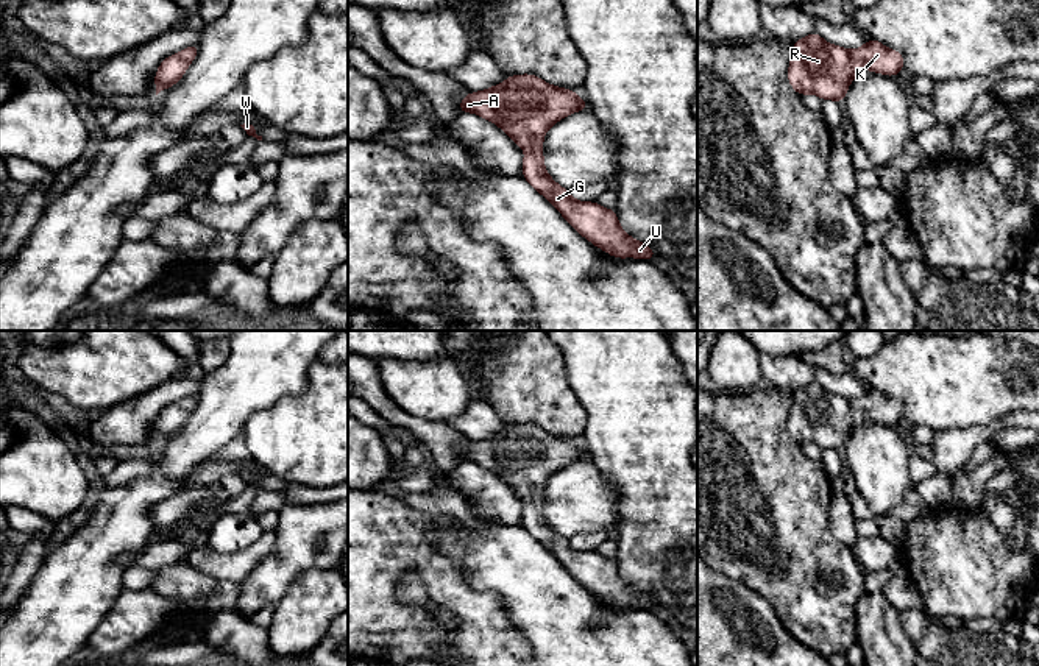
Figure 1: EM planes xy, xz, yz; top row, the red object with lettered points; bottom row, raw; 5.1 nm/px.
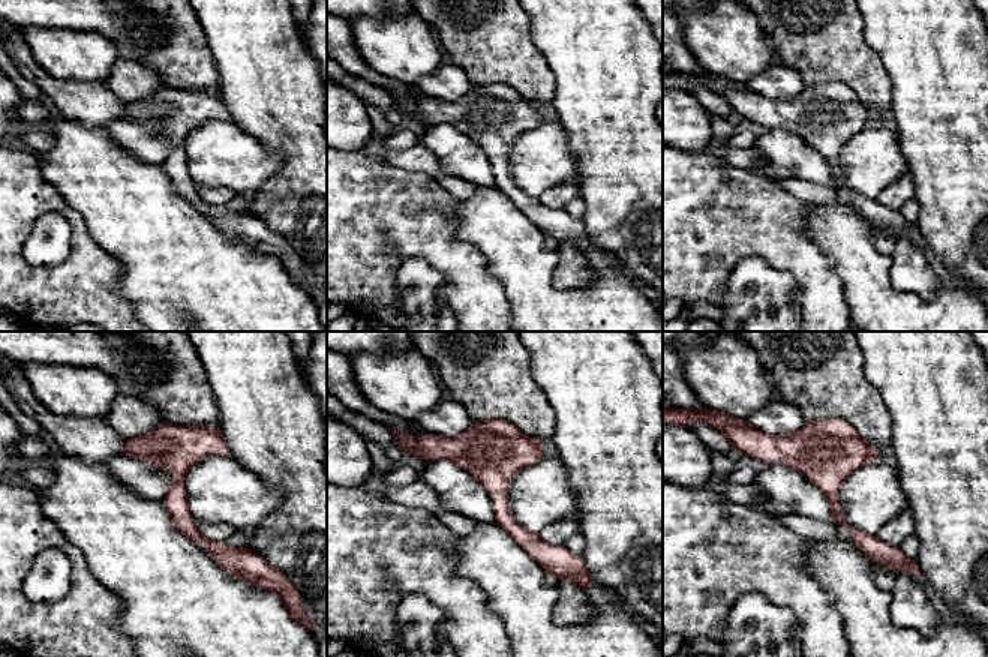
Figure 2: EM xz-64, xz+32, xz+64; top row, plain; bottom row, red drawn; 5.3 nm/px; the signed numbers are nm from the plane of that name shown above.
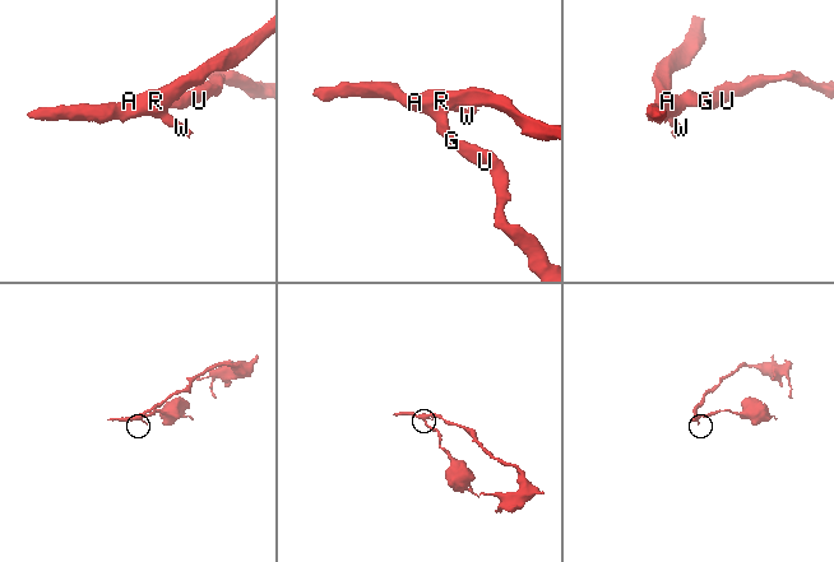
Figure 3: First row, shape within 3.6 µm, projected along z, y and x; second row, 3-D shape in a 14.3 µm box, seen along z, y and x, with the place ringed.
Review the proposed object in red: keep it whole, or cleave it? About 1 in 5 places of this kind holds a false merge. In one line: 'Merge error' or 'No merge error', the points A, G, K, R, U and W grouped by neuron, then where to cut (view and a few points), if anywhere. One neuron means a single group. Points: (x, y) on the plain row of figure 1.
No merge error. Groups: A G K R U W. No split

